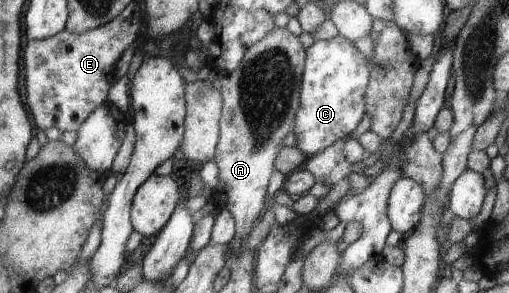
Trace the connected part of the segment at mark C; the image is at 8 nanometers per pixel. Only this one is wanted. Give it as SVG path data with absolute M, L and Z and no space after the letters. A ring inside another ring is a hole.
M336 35L325 41L317 41L305 50L306 56L299 88L299 108L293 118L293 136L295 136L295 147L299 152L310 156L325 150L330 144L337 140L347 138L355 126L359 124L365 113L364 89L368 82L370 66L366 58L356 50L351 41Z

